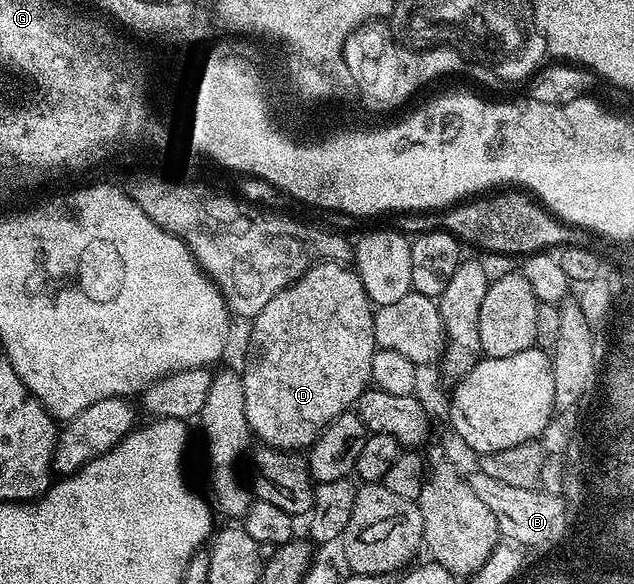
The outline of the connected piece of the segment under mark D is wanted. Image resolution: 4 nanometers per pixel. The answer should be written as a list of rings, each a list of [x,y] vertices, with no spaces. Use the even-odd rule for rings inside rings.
[[[320,260],[302,274],[292,286],[285,287],[261,312],[255,315],[251,326],[251,347],[247,350],[247,363],[241,369],[243,387],[245,388],[245,416],[249,420],[252,435],[262,445],[272,446],[274,450],[289,450],[303,452],[310,448],[321,436],[321,432],[337,416],[348,413],[358,403],[363,391],[368,389],[371,382],[371,365],[377,349],[375,345],[375,310],[373,303],[366,294],[365,288],[356,271],[350,265],[339,260]]]

